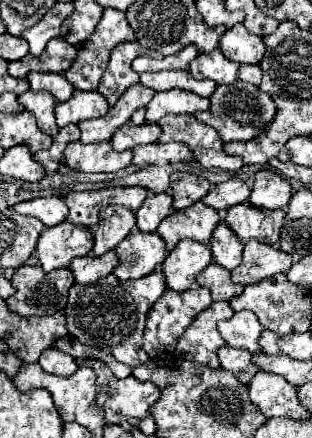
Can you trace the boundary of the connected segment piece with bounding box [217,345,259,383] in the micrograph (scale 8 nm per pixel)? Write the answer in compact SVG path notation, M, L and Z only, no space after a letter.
M223 345L217 351L217 355L219 355L221 367L231 371L241 383L249 383L251 377L259 371L257 365L251 361L249 351L245 351L245 349L233 349L229 345Z

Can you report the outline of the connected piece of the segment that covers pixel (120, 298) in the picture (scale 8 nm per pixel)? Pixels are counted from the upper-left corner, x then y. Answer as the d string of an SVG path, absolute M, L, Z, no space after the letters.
M153 271L151 275L135 281L121 281L115 275L107 275L89 285L75 283L69 289L69 301L65 307L67 329L83 345L109 351L109 355L113 355L123 365L143 365L145 361L149 361L147 353L141 349L145 317L165 289L167 287L161 271Z

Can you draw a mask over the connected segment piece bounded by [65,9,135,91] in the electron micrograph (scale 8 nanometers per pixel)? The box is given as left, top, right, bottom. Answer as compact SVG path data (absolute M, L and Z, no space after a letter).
M105 9L103 11L103 17L101 21L97 23L91 39L87 39L81 47L79 47L79 53L77 53L77 59L75 63L69 67L69 71L65 71L65 79L77 89L77 91L97 91L97 85L99 85L99 79L107 67L107 61L109 61L109 53L111 49L121 43L121 41L135 41L135 33L133 29L129 27L127 19L125 19L125 13L117 11L117 9Z

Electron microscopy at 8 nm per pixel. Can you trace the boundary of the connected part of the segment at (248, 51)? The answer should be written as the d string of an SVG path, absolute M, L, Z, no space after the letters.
M243 23L225 31L225 35L219 39L219 49L227 59L245 65L257 65L265 55L263 39L249 33Z

